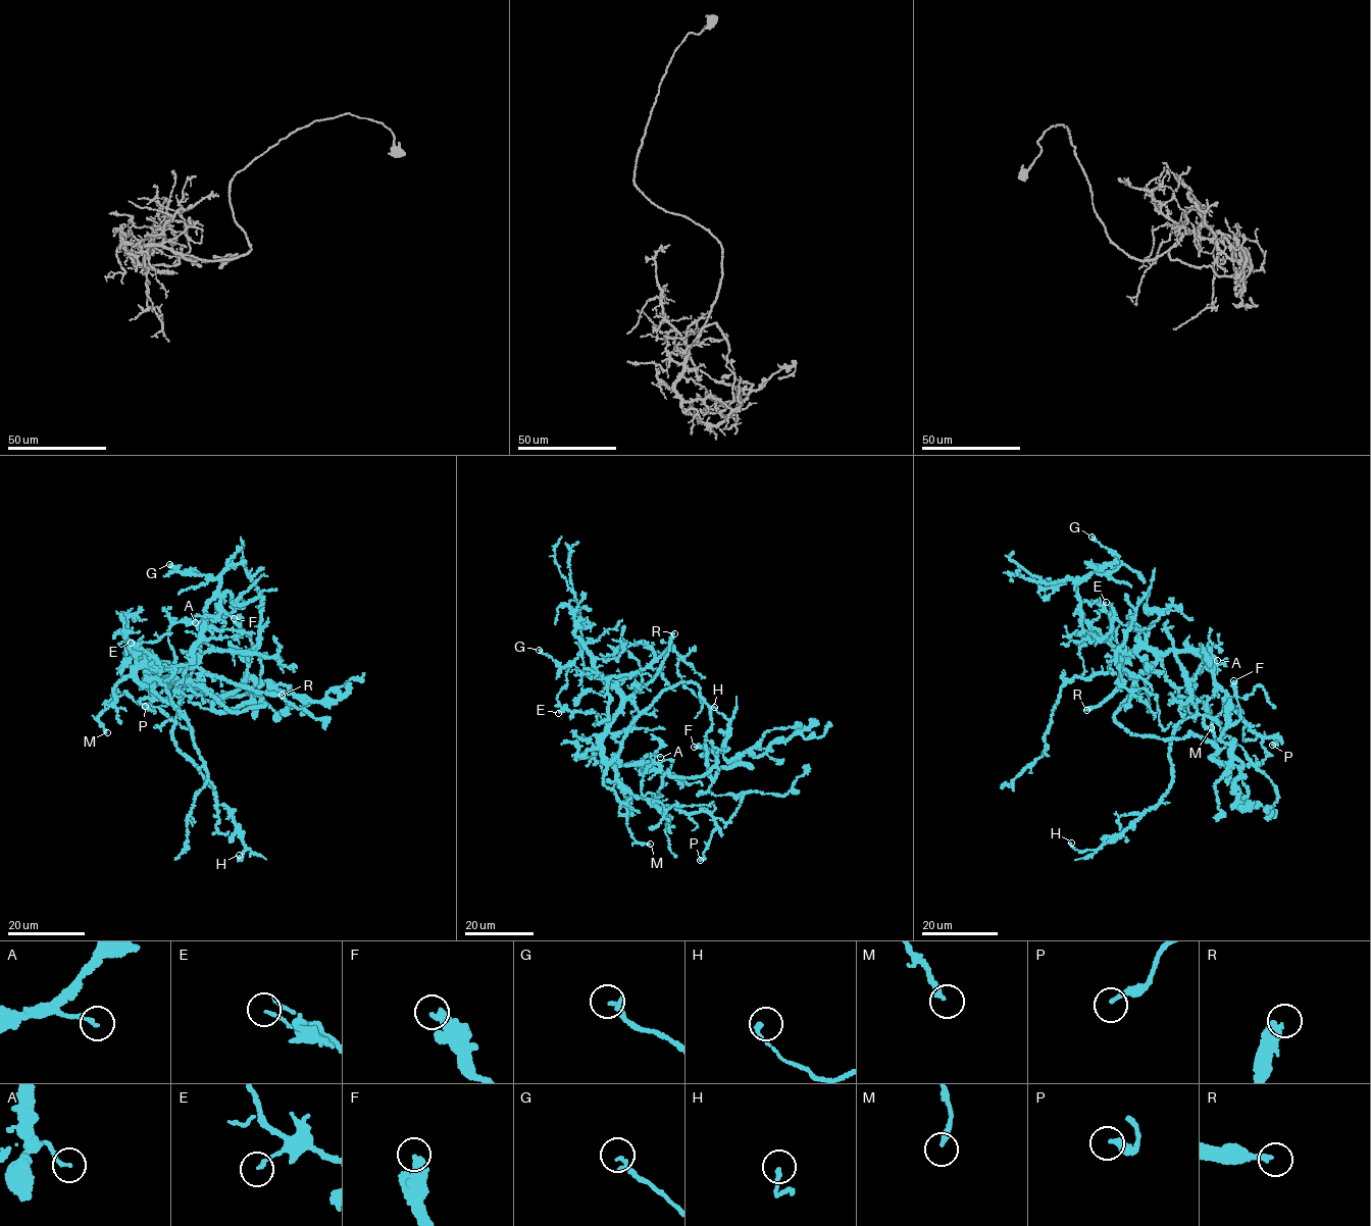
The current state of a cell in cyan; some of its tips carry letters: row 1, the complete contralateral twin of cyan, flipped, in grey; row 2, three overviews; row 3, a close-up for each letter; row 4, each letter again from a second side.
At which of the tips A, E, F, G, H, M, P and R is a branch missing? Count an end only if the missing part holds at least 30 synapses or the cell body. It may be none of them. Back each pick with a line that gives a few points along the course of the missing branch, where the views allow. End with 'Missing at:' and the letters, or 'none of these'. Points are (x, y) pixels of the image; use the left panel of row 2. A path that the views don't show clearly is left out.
Missing at: R

